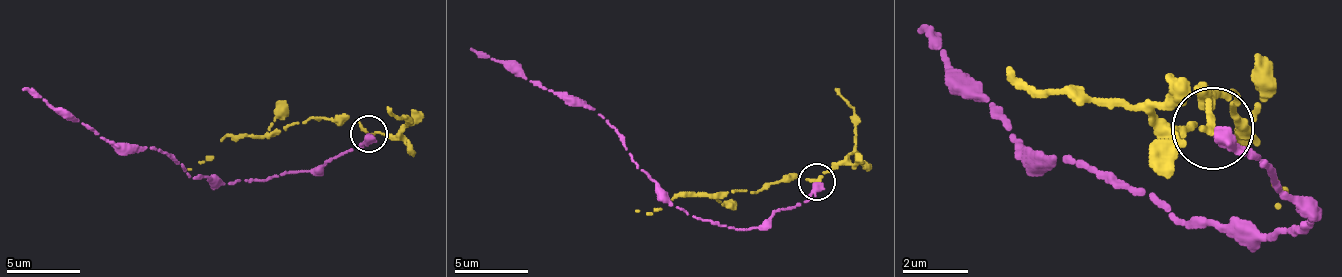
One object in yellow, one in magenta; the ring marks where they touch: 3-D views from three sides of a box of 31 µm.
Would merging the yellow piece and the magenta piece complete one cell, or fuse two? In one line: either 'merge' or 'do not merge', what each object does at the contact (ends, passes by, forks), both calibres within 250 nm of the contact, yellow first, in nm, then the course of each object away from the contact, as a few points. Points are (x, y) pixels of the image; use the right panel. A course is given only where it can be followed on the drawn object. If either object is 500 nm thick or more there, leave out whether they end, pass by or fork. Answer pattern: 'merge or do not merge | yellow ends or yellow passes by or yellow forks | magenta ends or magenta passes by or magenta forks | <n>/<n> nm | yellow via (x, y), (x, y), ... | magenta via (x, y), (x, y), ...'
do not merge | yellow ends | magenta ends | 300/440 nm | yellow via (1214, 130), (1206, 90), (1231, 90), (1280, 204) | magenta via (1214, 130), (1321, 212), (1272, 236), (1174, 220), (1051, 155), (1019, 147), (921, 24)

